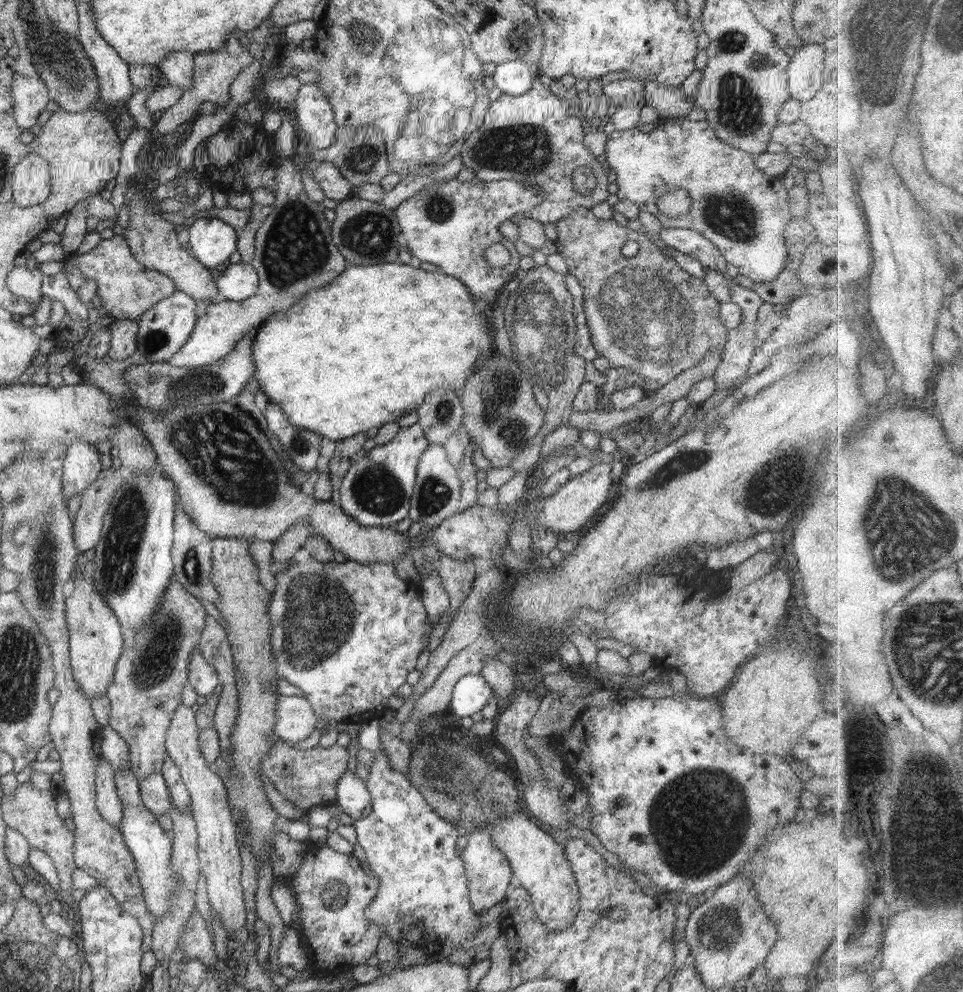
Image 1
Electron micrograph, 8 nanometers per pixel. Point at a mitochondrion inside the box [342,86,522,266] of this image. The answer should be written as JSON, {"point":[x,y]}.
{"point":[360,160]}

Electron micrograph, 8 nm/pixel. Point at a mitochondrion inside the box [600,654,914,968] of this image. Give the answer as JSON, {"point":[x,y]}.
{"point":[699,820]}

